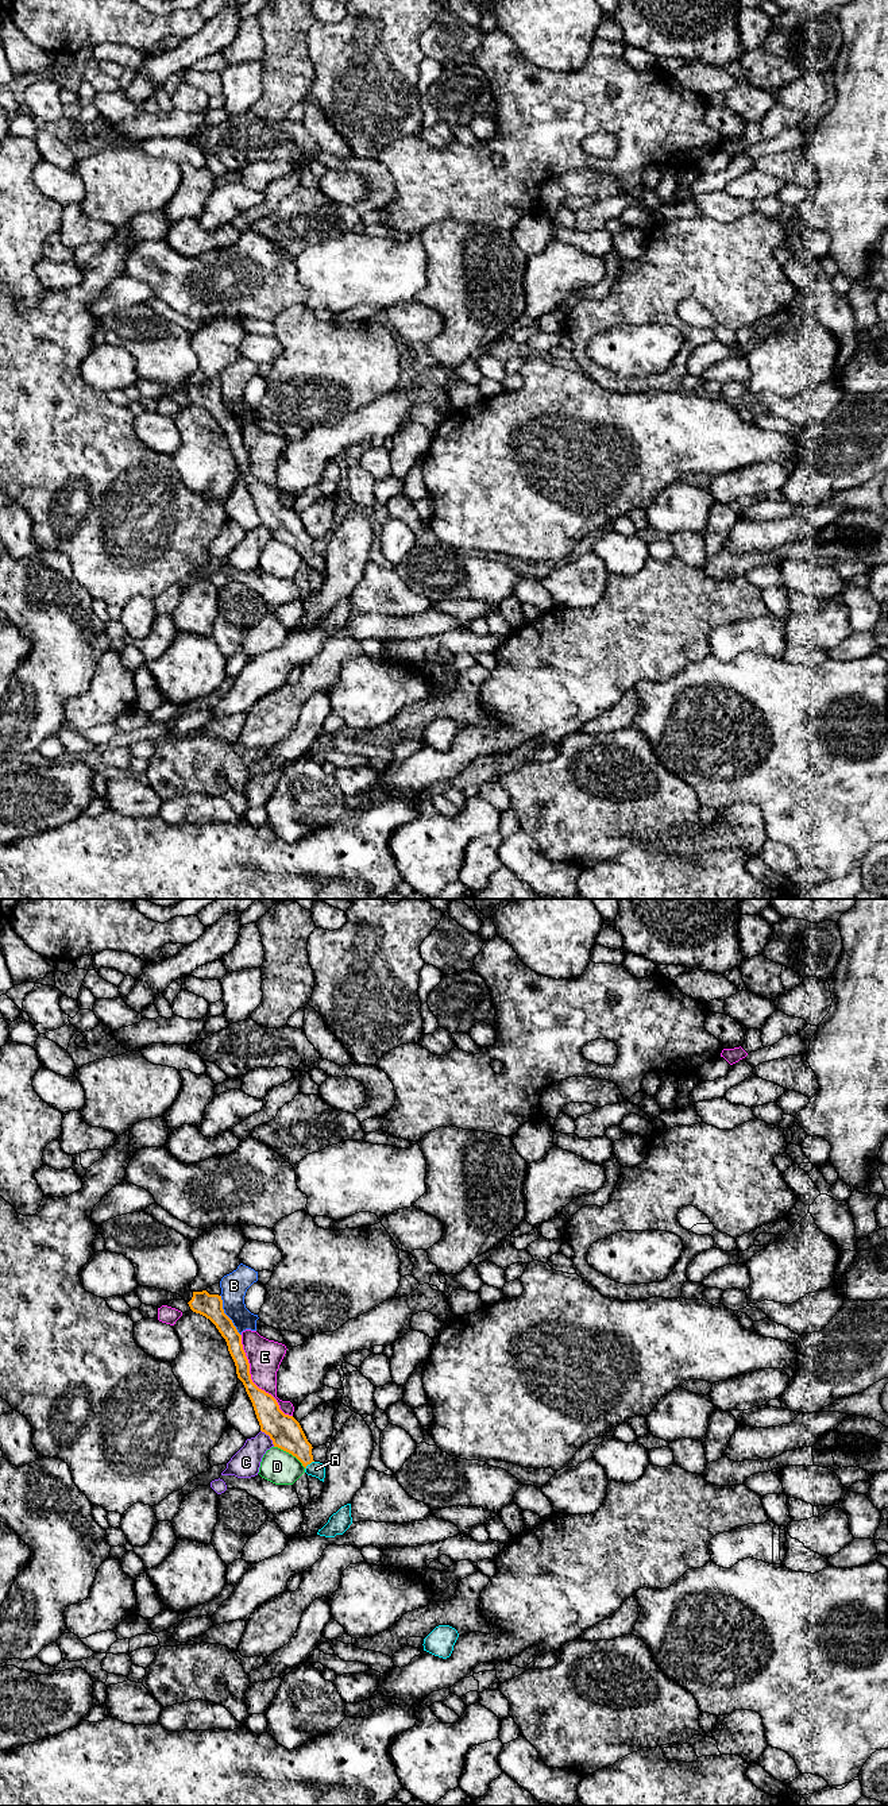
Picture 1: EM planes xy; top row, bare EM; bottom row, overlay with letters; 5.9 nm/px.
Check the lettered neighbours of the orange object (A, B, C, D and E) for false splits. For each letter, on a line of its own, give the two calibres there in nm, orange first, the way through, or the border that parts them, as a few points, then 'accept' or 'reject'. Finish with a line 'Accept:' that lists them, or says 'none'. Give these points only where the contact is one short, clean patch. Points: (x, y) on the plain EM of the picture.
A: 190 nm thick on the orange side, 90 nm on the other; runs through xy (286, 527), (301, 541), (308, 556), (316, 562); accept
B: 140 nm thick on the orange side, 160 nm on the other; border along xy (220, 388), (223, 405), (240, 428); reject
C: 190 nm thick on the orange side, 170 nm on the other; border along xy (261, 523), (274, 539); reject
D: 190 nm thick on the orange side, 200 nm on the other; border along xy (274, 539), (290, 545), (305, 560); reject
E: 150 nm thick on the orange side, 200 nm on the other; reject
Accept: A

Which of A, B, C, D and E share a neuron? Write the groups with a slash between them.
A / B / C / D / E

